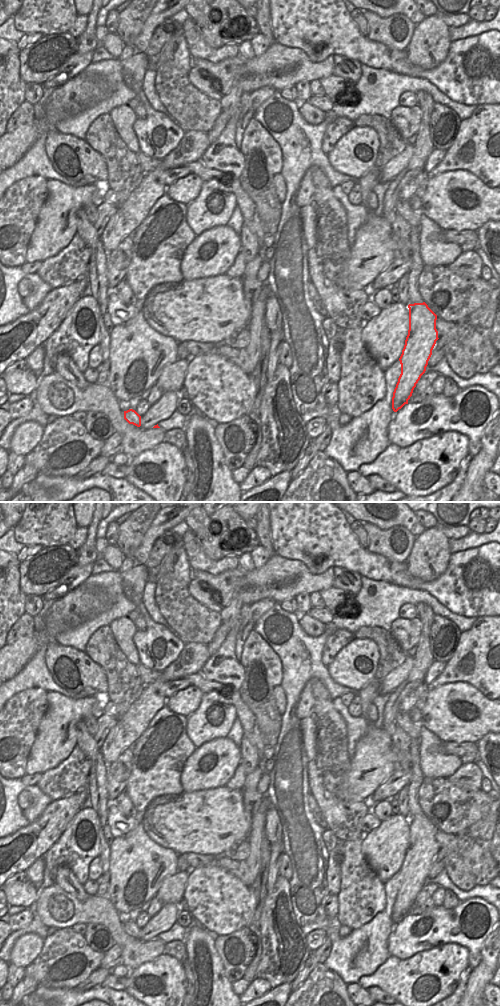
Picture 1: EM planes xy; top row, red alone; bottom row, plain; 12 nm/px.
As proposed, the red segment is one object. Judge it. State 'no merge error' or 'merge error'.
no merge error

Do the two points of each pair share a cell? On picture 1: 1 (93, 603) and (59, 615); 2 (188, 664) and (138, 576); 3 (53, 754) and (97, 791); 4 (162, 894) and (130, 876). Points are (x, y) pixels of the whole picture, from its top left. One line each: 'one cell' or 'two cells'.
1: one cell
2: two cells
3: two cells
4: two cells

